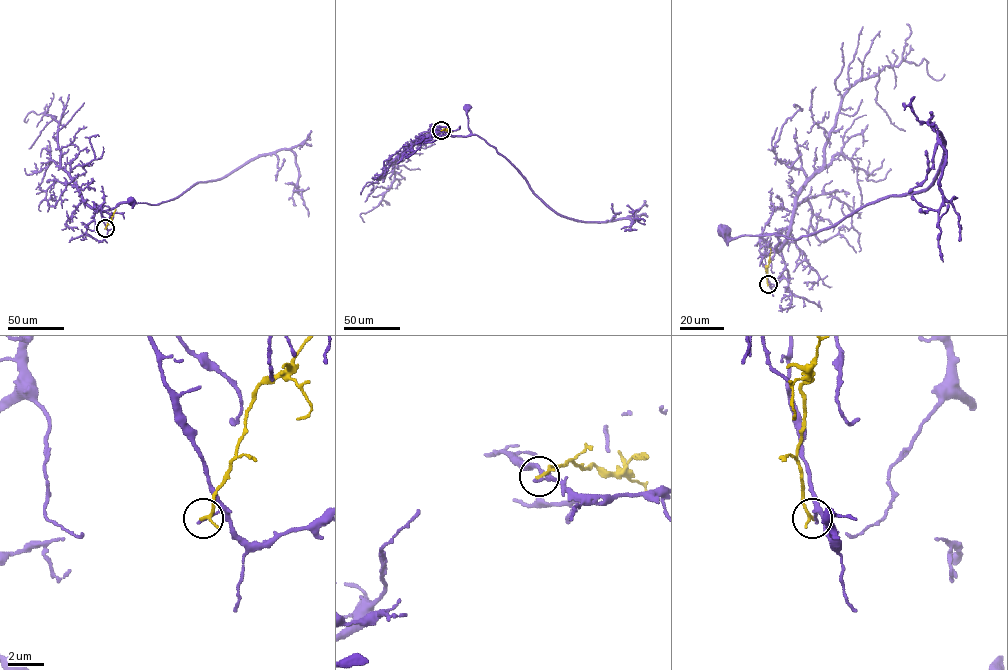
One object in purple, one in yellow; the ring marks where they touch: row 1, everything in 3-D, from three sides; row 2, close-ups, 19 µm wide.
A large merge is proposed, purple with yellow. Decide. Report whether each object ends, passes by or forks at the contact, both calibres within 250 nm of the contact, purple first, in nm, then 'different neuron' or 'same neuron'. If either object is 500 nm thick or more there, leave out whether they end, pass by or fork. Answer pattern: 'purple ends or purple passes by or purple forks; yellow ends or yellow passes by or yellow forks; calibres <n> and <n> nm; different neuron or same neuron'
purple ends; yellow ends; calibres 150 and 190 nm; different neuron

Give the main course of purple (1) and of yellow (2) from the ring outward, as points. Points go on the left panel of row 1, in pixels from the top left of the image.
1: (105, 228), (99, 209), (110, 210), (121, 203), (134, 202), (130, 204), (131, 201)
2: (105, 228), (115, 209)

